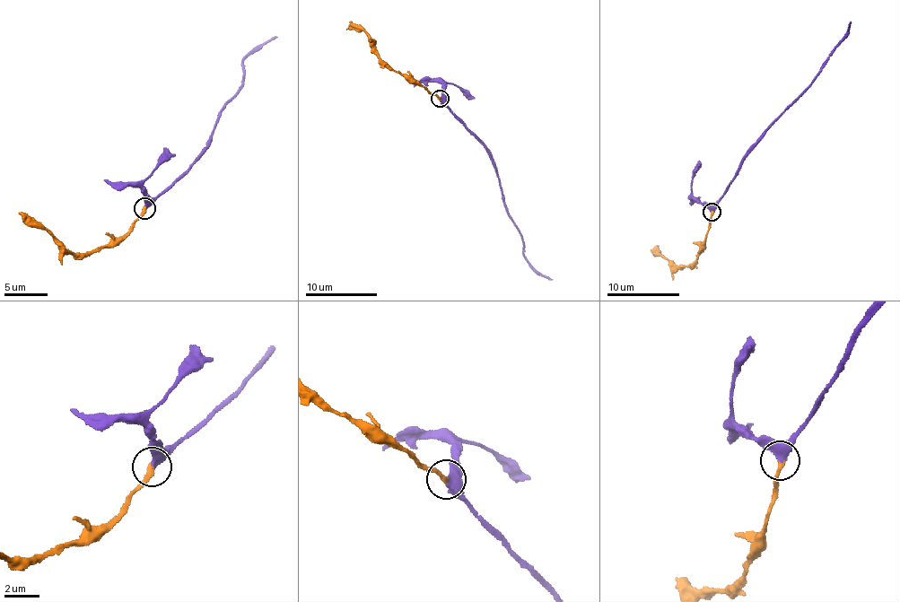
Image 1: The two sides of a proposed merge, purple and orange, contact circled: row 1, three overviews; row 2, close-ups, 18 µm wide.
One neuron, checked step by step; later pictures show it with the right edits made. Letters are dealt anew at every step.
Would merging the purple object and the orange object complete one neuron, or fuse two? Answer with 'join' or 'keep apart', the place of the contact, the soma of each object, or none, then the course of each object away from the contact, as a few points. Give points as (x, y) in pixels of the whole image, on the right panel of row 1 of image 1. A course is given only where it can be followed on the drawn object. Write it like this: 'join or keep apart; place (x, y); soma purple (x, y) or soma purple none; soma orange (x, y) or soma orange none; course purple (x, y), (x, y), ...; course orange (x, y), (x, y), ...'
join; place (712, 212); soma purple none; soma orange none; course purple (712, 213), (751, 150), (796, 102), (846, 33), (850, 22); course orange (712, 213), (706, 239), (694, 263), (671, 265), (659, 252), (659, 245)

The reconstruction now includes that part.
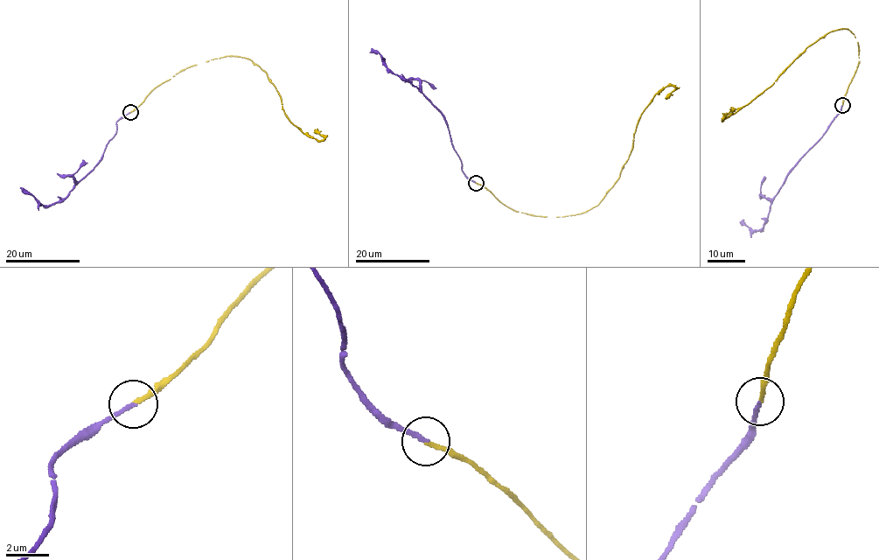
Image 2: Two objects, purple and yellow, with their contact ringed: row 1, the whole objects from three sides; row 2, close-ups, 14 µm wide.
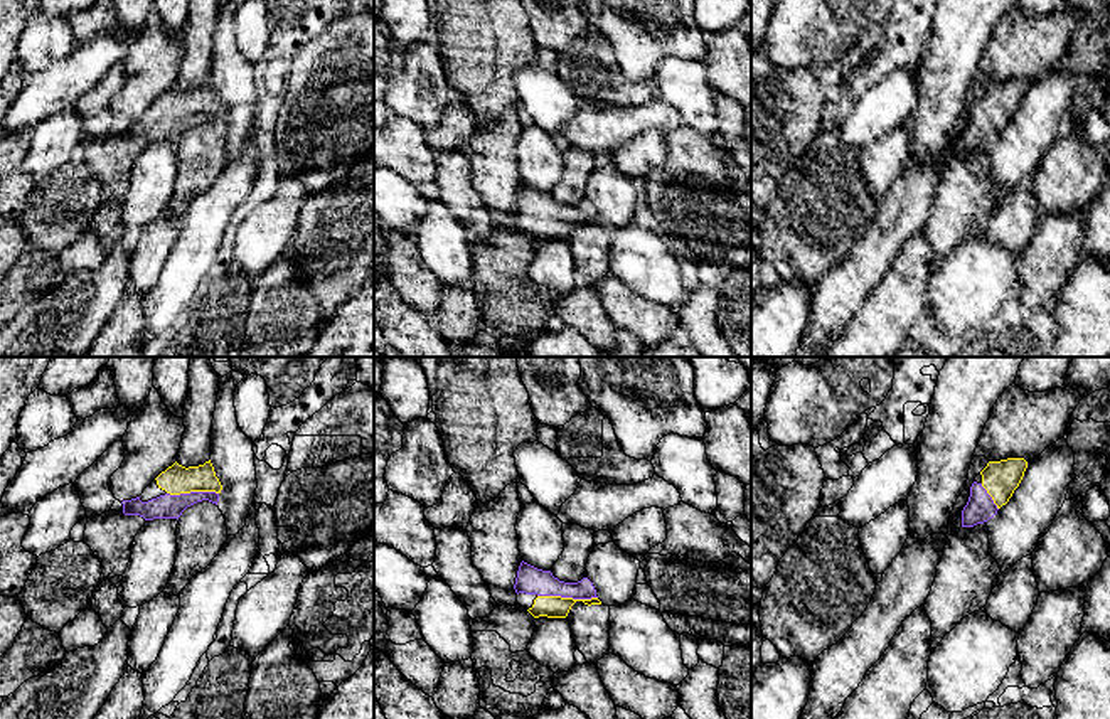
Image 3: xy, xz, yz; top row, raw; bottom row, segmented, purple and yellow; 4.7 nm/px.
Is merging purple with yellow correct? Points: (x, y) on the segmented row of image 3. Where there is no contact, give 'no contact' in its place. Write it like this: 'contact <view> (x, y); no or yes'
contact xz (568, 596); yes

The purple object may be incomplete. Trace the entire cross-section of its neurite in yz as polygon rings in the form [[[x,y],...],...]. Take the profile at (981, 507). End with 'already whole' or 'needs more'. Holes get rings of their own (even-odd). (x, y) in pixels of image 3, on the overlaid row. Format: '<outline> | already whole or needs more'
[[[1024,458],[989,461],[980,471],[982,482],[974,482],[970,487],[969,502],[962,510],[962,527],[974,527],[992,519],[1009,502],[1026,468]]] | needs more

